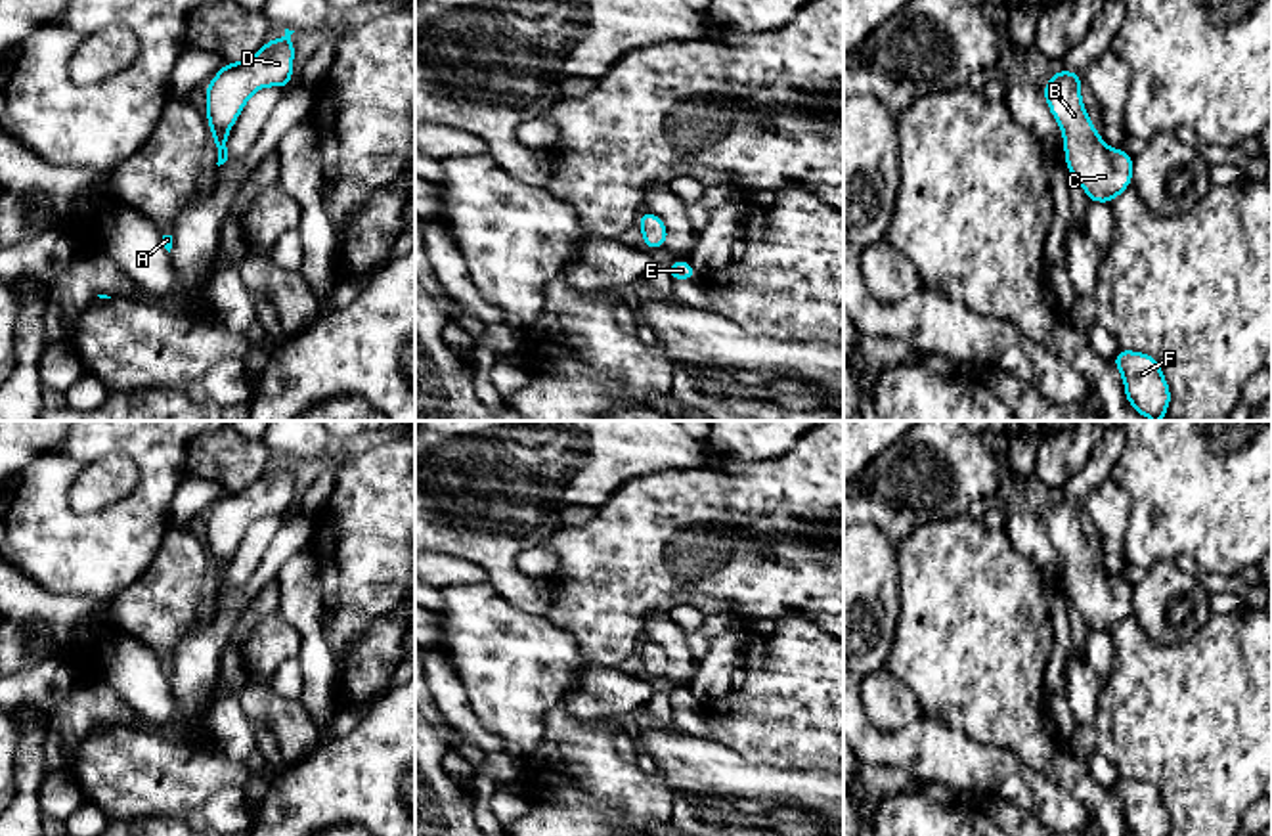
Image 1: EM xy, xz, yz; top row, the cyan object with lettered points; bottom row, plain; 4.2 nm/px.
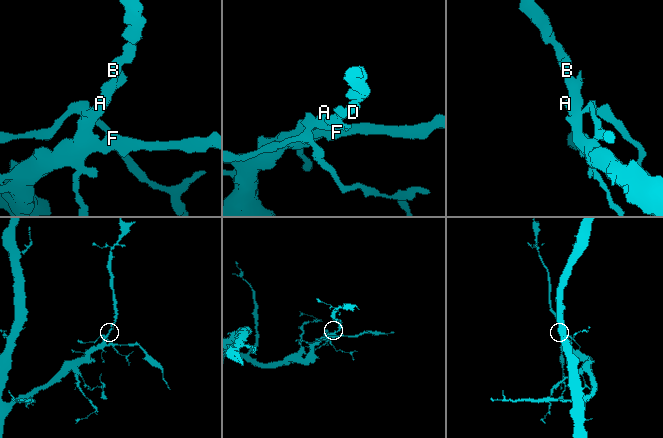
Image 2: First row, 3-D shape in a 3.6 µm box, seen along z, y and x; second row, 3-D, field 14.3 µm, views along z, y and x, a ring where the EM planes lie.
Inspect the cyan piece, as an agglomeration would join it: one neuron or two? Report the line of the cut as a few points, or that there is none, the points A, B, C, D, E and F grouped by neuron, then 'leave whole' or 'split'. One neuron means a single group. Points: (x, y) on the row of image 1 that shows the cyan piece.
cut none; groups A B C D E F; leave whole

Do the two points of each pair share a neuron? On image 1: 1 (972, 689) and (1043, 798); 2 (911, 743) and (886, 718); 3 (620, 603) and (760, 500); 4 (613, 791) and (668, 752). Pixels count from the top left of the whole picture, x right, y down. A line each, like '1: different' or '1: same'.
1: different
2: different
3: same
4: different

